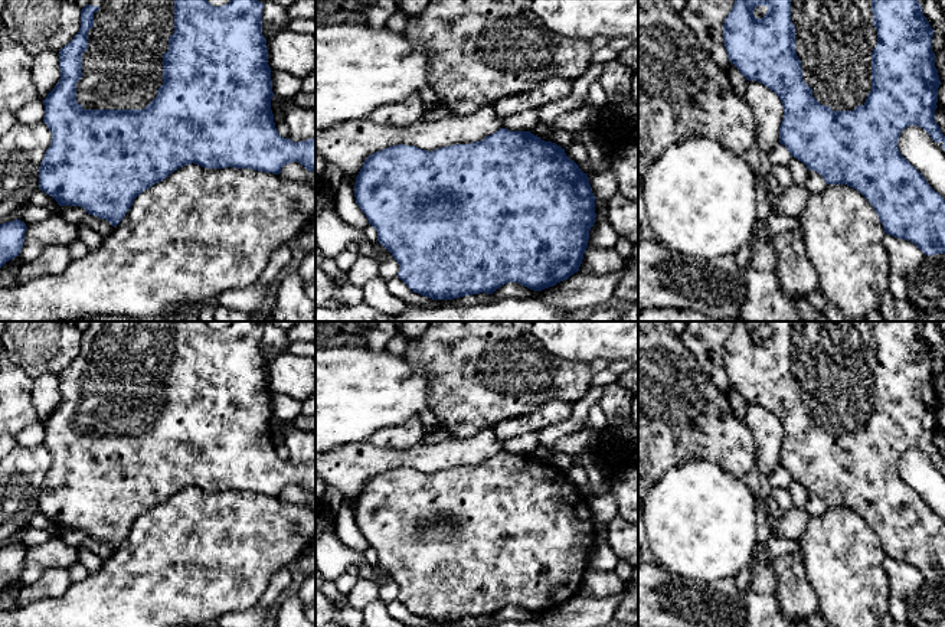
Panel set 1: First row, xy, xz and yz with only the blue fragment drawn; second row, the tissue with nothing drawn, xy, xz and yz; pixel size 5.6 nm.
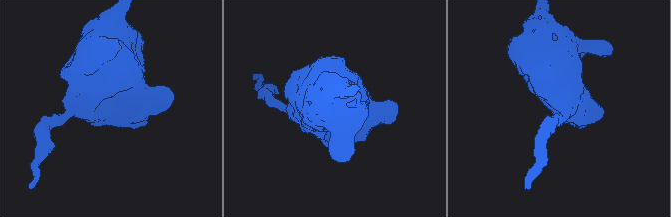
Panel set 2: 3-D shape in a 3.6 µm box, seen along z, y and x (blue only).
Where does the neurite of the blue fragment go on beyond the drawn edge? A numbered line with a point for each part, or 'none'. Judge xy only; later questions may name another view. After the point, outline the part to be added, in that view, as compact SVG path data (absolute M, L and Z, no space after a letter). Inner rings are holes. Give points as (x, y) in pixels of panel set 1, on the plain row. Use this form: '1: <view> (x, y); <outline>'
1: xy (123, 389); M89 321L98 329L76 425L84 432L144 432L163 408L163 378L174 356L174 321Z

